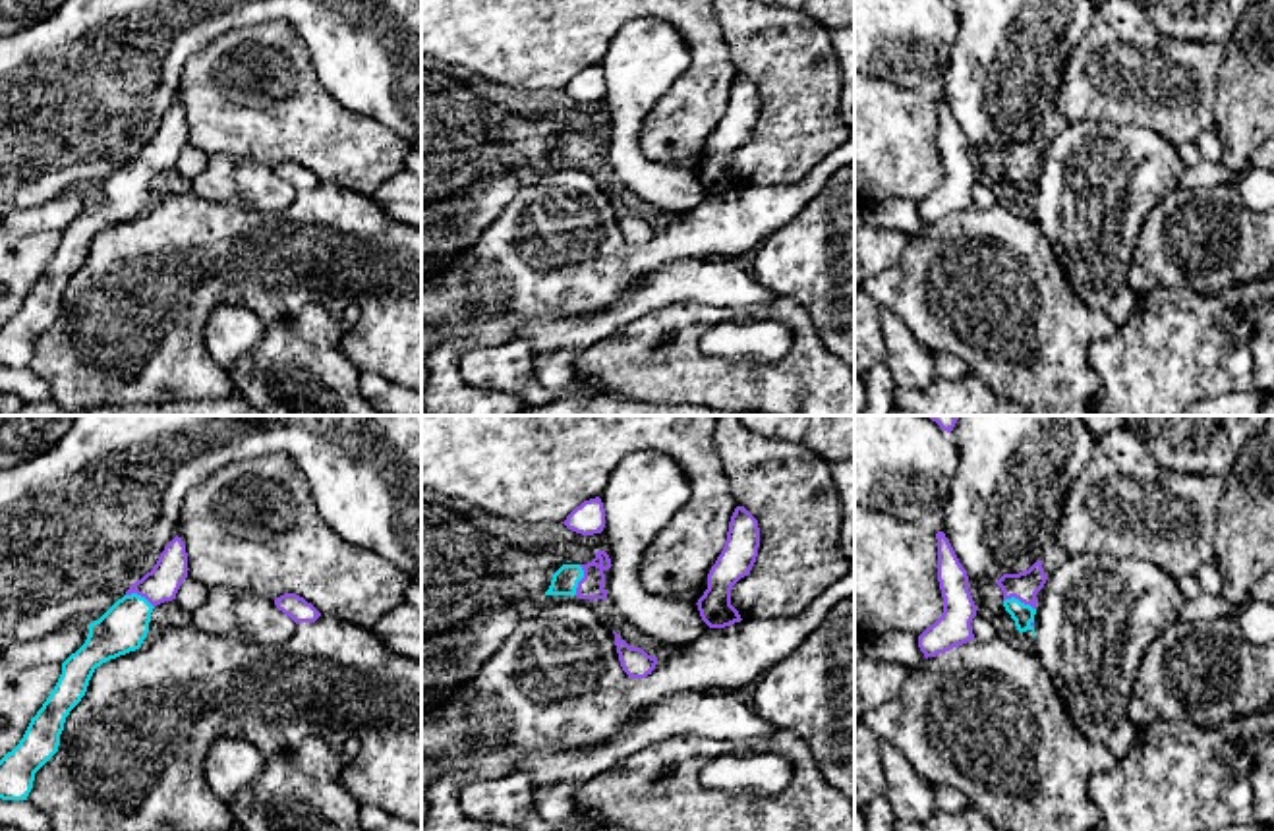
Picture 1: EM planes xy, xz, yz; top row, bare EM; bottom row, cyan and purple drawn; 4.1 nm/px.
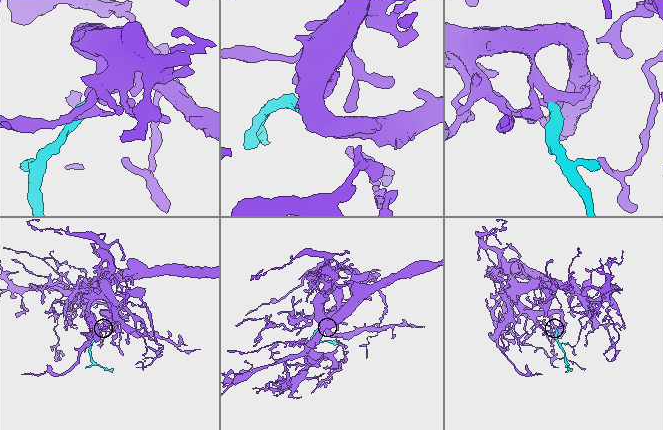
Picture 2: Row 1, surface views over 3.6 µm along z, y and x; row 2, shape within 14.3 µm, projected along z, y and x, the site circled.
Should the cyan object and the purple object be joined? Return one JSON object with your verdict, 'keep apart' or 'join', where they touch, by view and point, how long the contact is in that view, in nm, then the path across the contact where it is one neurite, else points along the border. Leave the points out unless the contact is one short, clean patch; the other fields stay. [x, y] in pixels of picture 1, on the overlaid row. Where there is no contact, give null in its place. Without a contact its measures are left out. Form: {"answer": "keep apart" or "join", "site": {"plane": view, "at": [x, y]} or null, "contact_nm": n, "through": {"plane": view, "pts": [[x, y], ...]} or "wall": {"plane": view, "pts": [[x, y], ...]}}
{"answer": "join", "site": {"plane": "yz", "at": [1017, 600]}, "contact_nm": 140, "through": {"plane": "yz", "pts": [[1023, 615], [1017, 600], [1023, 586]]}}

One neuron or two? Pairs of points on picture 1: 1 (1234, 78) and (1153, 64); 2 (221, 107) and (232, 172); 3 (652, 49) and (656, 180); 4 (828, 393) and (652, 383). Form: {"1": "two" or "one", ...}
{"1": "two", "2": "two", "3": "one", "4": "one"}

